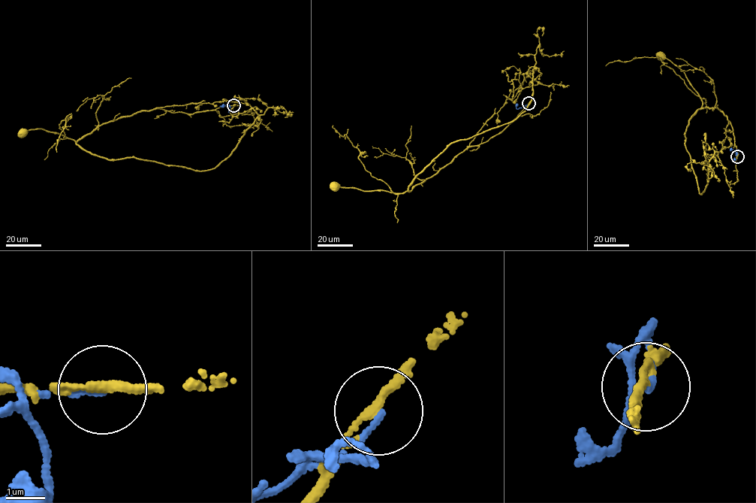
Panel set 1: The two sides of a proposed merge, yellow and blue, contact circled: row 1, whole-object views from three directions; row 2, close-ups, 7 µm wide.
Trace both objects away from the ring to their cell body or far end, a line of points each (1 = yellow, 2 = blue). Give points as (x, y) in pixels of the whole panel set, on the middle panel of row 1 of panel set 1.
1: (528, 103), (503, 131), (465, 149), (408, 191), (362, 191), (334, 186)
2: (528, 103), (518, 109), (516, 103)

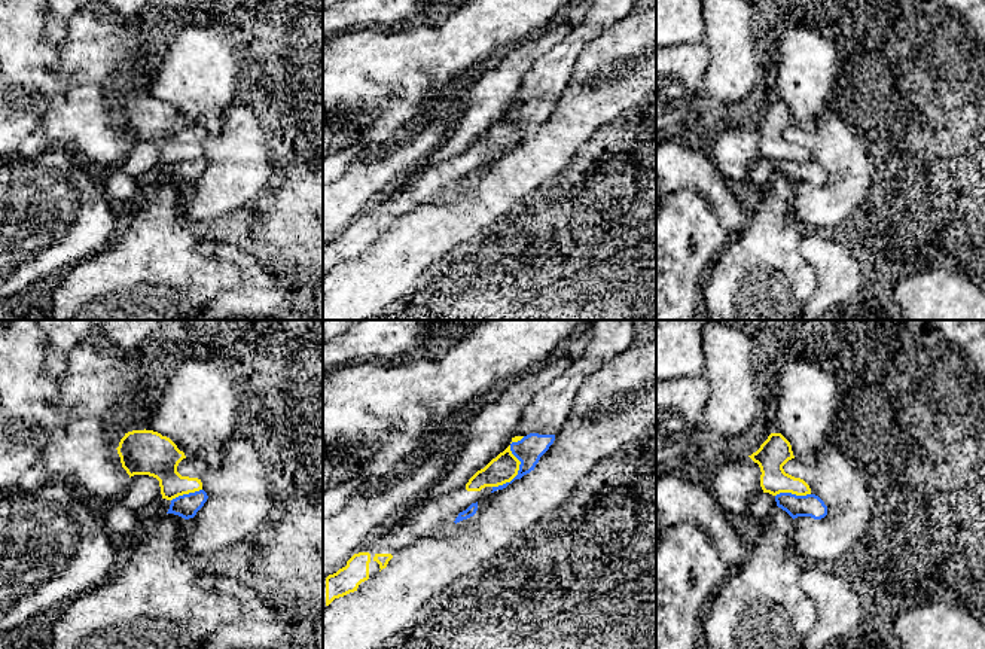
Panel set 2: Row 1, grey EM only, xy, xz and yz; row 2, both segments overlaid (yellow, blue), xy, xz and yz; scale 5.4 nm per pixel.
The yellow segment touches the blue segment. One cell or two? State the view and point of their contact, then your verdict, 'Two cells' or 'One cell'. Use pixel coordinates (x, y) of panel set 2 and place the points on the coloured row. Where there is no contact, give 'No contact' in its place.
Touches yellow at xz (520, 463). Two cells

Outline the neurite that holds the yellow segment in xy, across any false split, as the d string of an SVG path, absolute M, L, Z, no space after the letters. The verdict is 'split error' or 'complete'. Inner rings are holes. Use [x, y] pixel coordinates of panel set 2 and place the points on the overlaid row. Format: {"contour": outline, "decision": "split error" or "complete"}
{"contour": "M146 429L128 432L116 450L129 478L149 475L159 481L162 499L173 500L202 490L201 479L177 472L179 463L186 455L170 438L158 432Z", "decision": "complete"}

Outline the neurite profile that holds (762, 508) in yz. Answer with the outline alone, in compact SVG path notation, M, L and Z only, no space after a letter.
M762 493L750 500L745 517L765 522L778 508L786 511L793 519L798 517L821 519L827 515L827 506L815 494L796 496L792 493L780 493L772 496L769 493Z

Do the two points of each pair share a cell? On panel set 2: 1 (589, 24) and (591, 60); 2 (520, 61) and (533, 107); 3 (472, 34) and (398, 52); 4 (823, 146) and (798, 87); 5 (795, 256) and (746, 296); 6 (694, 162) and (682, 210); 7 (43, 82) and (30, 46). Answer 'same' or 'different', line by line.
1: different
2: different
3: same
4: different
5: same
6: different
7: same

